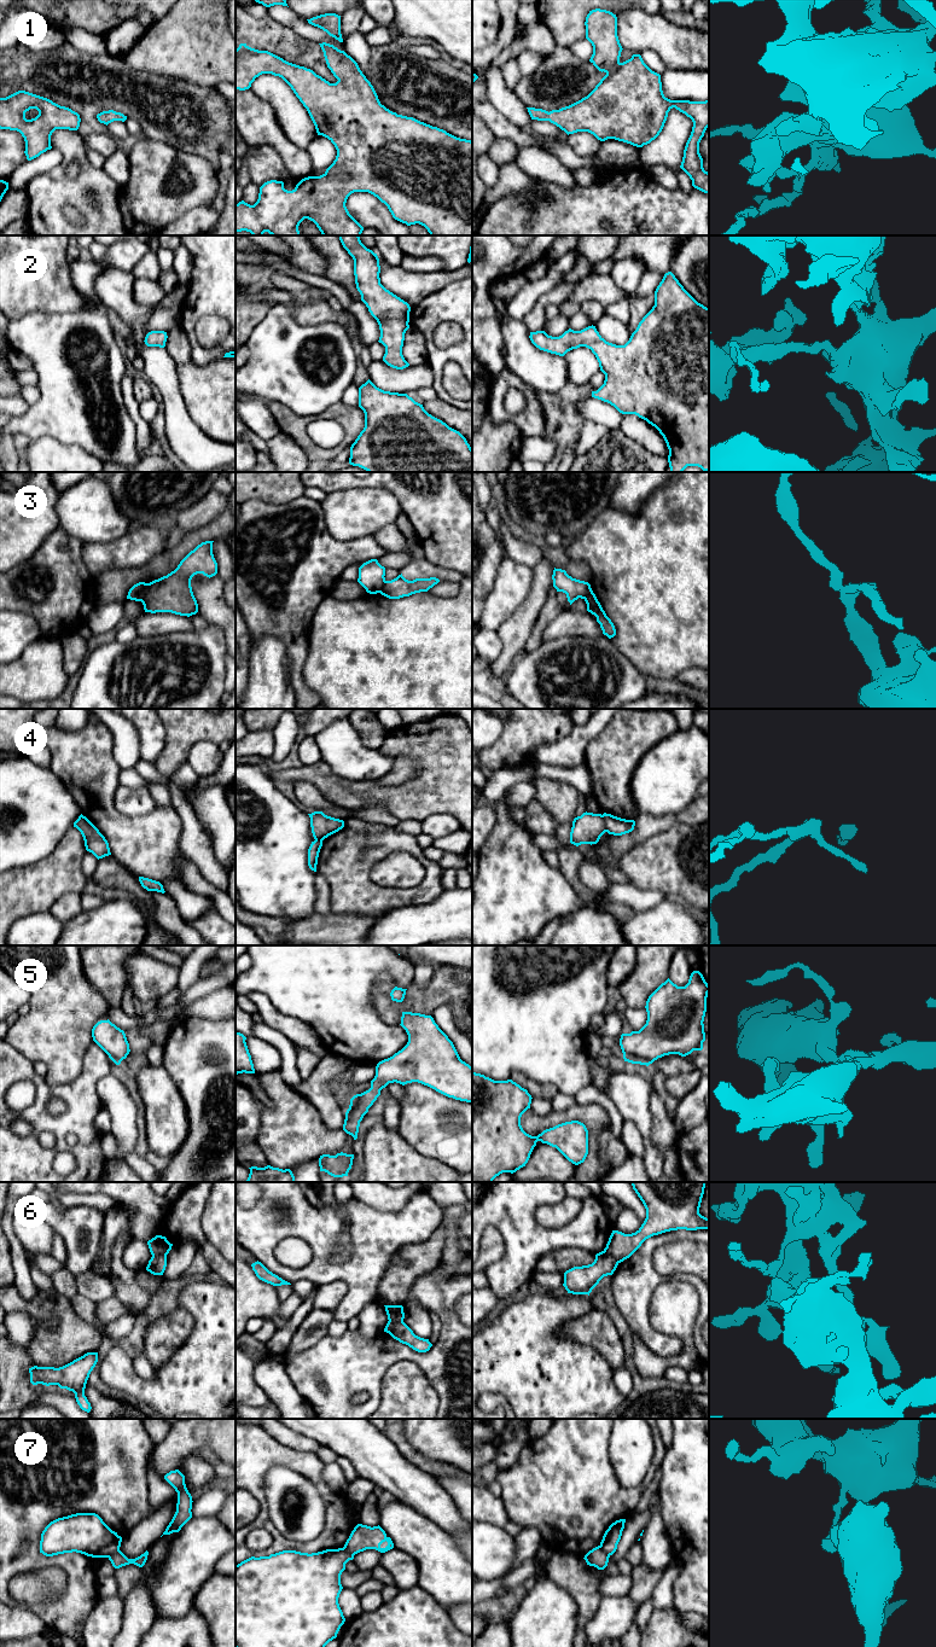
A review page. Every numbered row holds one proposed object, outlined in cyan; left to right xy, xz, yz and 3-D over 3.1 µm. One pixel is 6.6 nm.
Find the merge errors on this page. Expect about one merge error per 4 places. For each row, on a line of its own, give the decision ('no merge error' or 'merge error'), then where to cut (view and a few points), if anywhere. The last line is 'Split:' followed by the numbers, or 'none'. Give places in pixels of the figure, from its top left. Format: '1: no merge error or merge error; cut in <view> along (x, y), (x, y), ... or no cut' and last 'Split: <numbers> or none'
1: no merge error; no cut
2: no merge error; no cut
3: merge error; cut in xy along (147, 583), (146, 592), (140, 600)
4: merge error; cut in yz along (602, 815), (606, 831)
5: no merge error; no cut
6: merge error; cut in xy along (152, 1255), (166, 1256)
7: merge error; cut in xy along (118, 1548), (108, 1557)
Split: 3, 4, 6, 7

